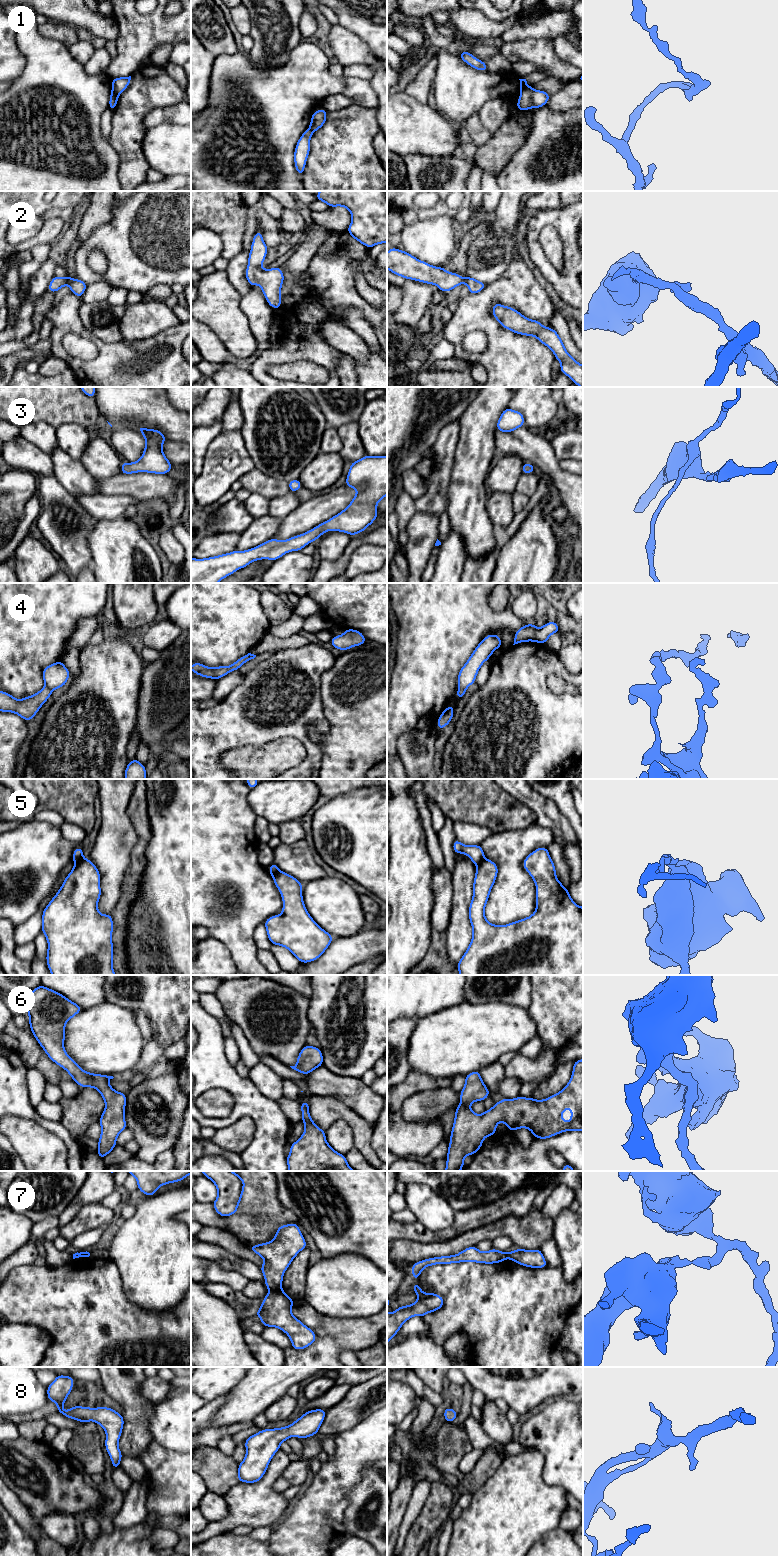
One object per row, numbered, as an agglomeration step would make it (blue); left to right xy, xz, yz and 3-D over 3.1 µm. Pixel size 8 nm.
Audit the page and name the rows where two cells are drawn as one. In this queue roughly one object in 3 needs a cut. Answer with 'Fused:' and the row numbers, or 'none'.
Fused: 1, 4, 5, 7

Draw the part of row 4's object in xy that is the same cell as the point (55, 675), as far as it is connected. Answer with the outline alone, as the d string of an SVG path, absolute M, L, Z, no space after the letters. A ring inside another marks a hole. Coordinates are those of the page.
M62 661L55 662L45 667L42 671L42 675L45 686L50 690L65 686L68 678L71 676Z

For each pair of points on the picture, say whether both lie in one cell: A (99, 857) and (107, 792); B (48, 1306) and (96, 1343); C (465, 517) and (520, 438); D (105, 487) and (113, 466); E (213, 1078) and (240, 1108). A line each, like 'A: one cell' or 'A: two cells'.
A: one cell
B: one cell
C: two cells
D: two cells
E: one cell

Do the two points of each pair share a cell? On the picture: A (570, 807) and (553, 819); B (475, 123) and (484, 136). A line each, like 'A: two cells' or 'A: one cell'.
A: two cells
B: one cell

